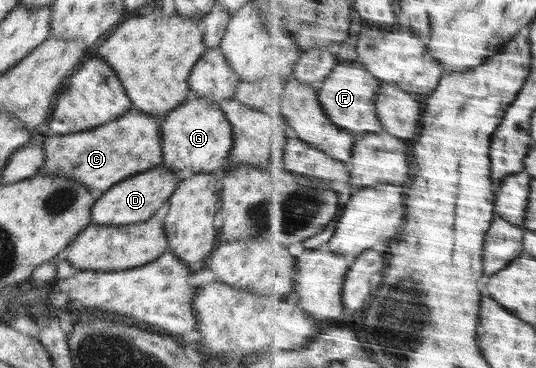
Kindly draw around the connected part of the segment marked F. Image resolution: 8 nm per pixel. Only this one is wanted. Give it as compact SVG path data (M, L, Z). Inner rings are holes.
M361 62L340 63L332 76L324 82L324 86L319 89L320 101L332 122L349 130L360 140L368 133L385 131L383 121L380 120L377 102L382 84L384 81L374 76Z

